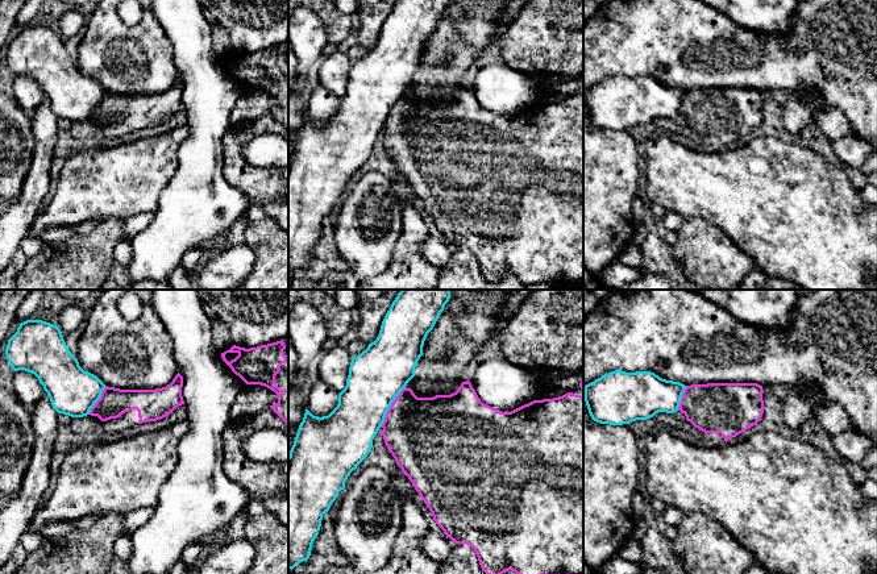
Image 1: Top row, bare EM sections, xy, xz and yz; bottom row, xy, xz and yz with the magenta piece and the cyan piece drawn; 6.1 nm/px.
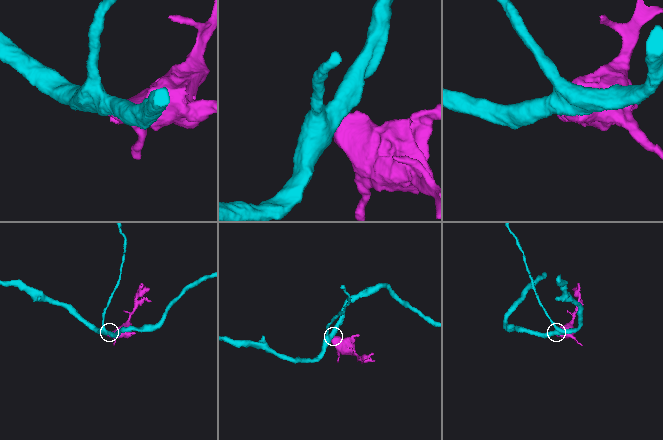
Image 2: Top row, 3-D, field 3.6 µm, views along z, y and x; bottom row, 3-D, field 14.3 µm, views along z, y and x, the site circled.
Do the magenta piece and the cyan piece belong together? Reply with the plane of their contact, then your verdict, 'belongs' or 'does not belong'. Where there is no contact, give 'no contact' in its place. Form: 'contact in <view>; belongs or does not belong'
contact in xz; does not belong

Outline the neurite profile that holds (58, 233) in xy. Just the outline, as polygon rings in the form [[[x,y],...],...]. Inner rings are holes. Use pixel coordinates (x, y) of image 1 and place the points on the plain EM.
[[[59,225],[42,232],[38,238],[45,242],[66,241],[71,236],[76,234],[74,225]]]

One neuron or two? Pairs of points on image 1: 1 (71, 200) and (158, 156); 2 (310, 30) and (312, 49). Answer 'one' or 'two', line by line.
1: one
2: one

